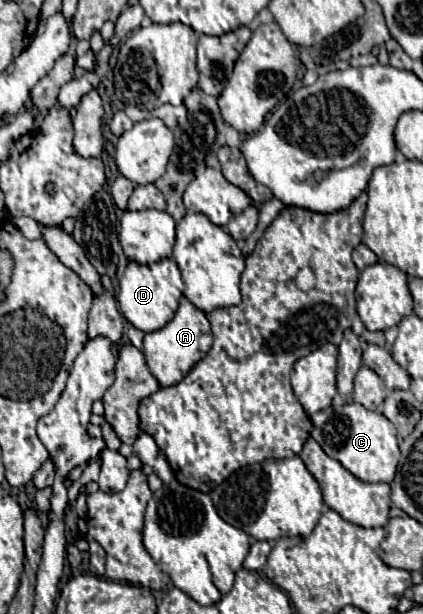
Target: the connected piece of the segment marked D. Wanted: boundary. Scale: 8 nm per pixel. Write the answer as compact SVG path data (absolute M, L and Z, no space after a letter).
M173 258L159 260L153 266L129 262L125 268L125 274L119 282L119 296L117 296L119 310L135 328L139 328L143 332L159 330L177 312L179 298L181 298L181 290L177 286L183 286L183 282L181 282L181 272Z

